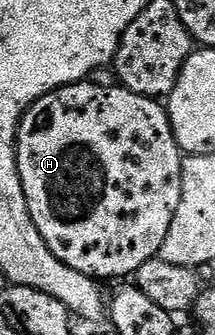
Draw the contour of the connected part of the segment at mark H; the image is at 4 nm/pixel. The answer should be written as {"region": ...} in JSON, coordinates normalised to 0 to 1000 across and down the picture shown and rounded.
{"region":[[[395,236],[344,254],[298,254],[284,266],[260,266],[247,278],[177,296],[112,334],[112,349],[93,358],[93,400],[74,409],[74,484],[149,660],[177,678],[233,752],[288,785],[307,785],[307,797],[433,833],[595,824],[609,830],[642,815],[670,785],[740,758],[753,725],[791,690],[791,666],[809,666],[828,606],[847,606],[860,460],[819,421],[819,394],[800,385],[800,355],[781,343],[777,322],[730,293],[665,290],[651,278],[581,266],[540,248],[423,254],[428,248],[423,239]]]}

